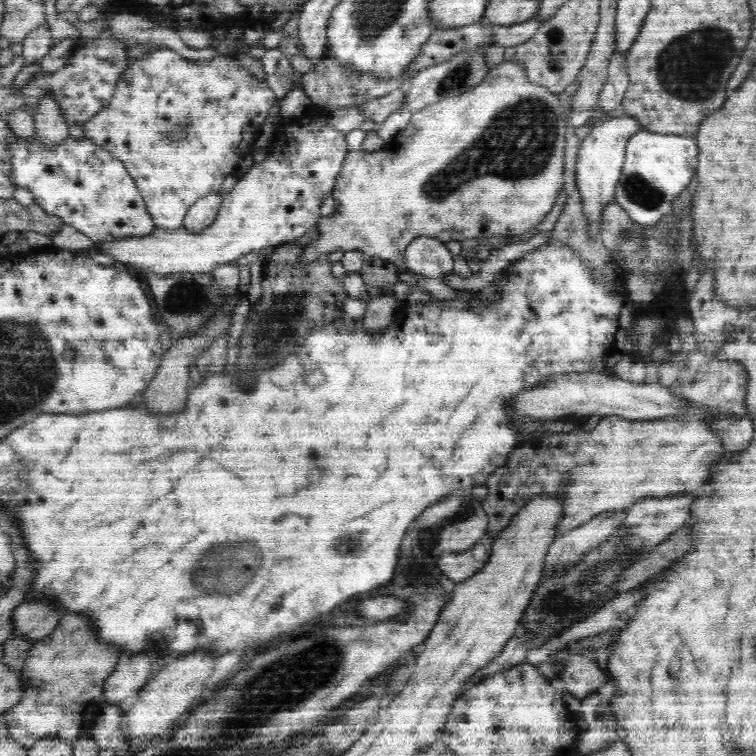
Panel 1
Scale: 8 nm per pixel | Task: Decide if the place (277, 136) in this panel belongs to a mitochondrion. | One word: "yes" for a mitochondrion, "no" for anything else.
no

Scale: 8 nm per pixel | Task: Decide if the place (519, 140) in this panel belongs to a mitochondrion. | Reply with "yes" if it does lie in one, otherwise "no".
yes

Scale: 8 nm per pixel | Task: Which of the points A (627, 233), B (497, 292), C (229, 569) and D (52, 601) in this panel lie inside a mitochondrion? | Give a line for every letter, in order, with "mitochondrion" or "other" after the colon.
A: mitochondrion
B: other
C: mitochondrion
D: other

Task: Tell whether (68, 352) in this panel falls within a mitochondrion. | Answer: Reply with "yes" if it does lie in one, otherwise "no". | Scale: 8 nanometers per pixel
yes

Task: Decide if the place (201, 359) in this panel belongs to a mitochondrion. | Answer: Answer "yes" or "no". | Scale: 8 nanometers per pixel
no

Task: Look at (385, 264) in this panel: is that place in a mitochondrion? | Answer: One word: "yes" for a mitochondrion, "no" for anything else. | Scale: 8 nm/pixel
no

